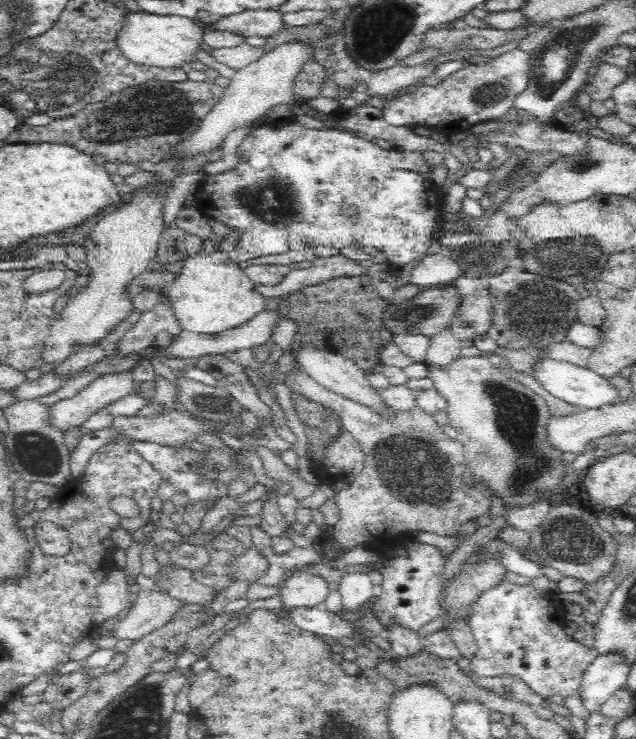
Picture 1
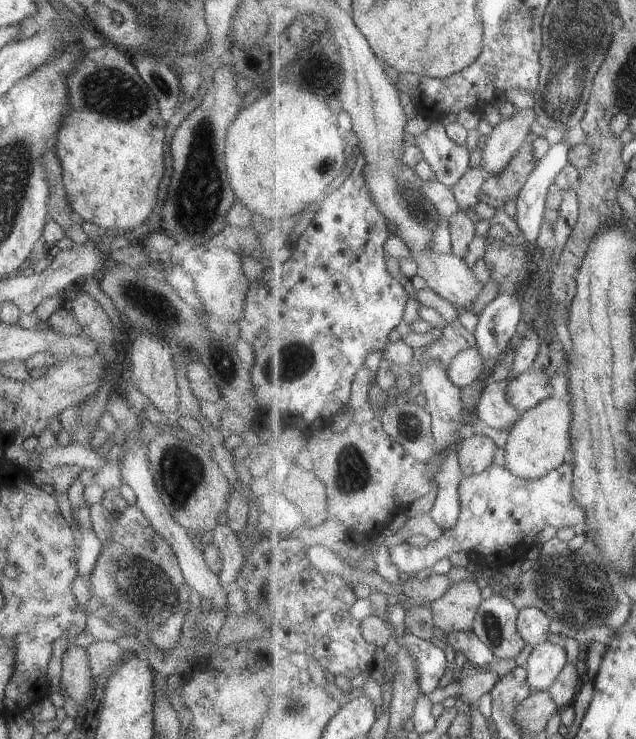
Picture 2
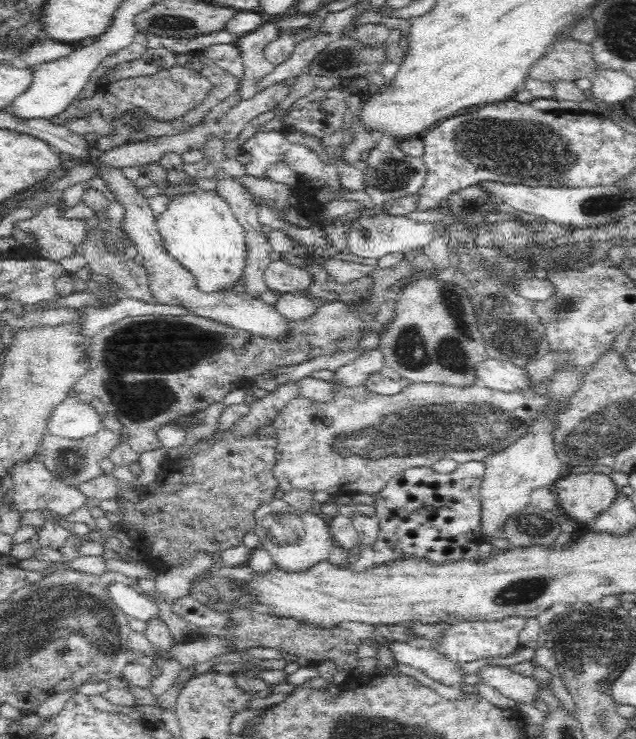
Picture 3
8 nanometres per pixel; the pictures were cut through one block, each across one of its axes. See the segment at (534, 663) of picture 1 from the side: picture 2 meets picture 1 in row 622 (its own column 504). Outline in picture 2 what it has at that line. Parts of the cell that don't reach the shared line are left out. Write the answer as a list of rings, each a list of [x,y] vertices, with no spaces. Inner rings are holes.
[[[569,458],[556,470],[535,480],[523,480],[509,469],[495,465],[481,474],[465,475],[457,488],[462,507],[457,526],[424,548],[415,548],[407,542],[390,546],[389,558],[404,577],[413,577],[420,570],[433,567],[453,552],[477,552],[486,566],[493,569],[500,569],[509,562],[519,562],[528,549],[536,546],[535,536],[544,529],[570,525],[577,529],[587,522],[585,510],[575,502],[573,470],[575,462]]]

